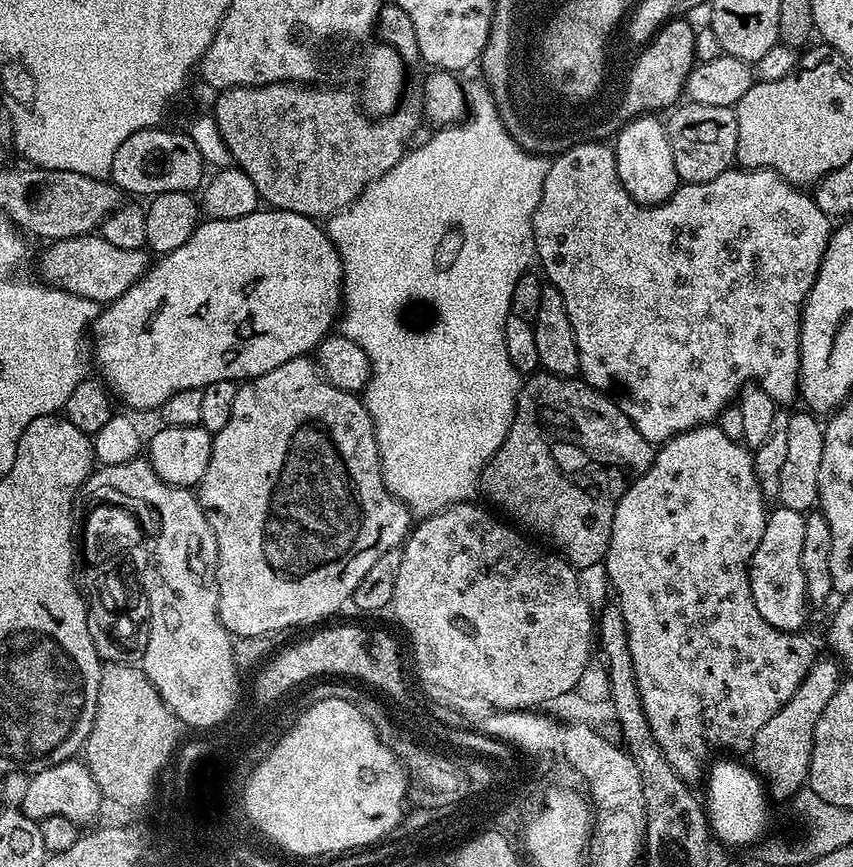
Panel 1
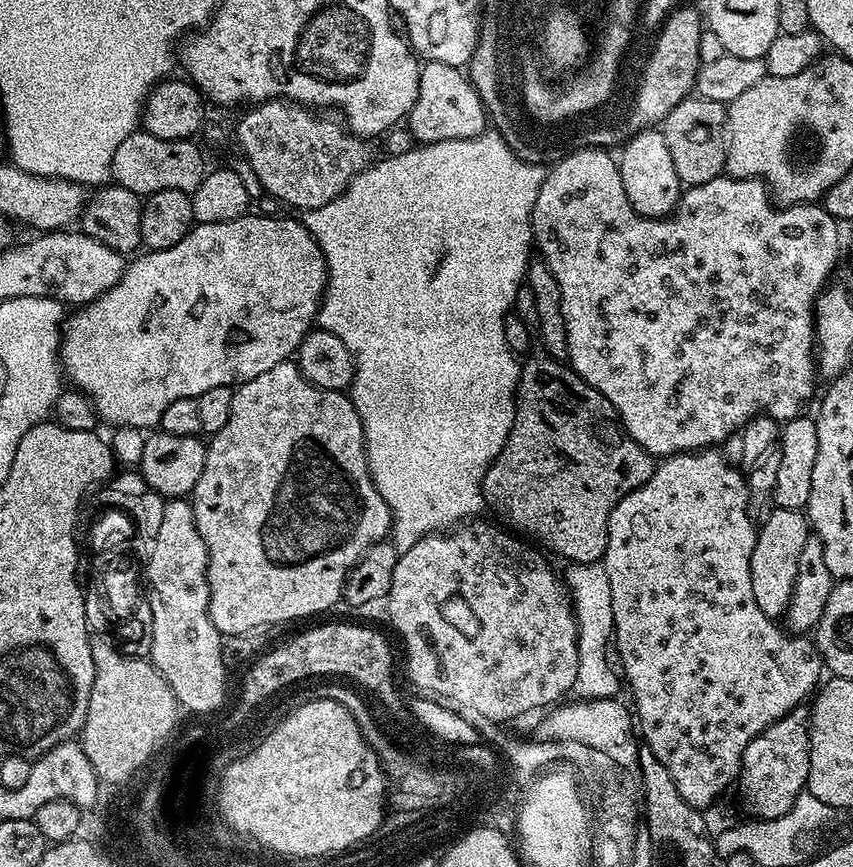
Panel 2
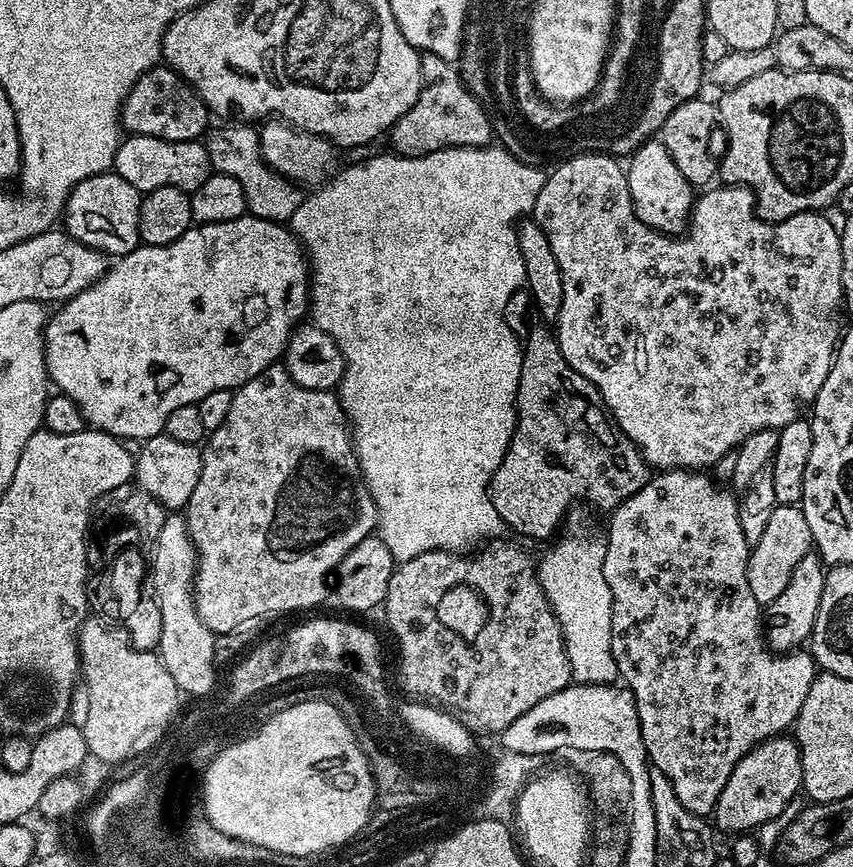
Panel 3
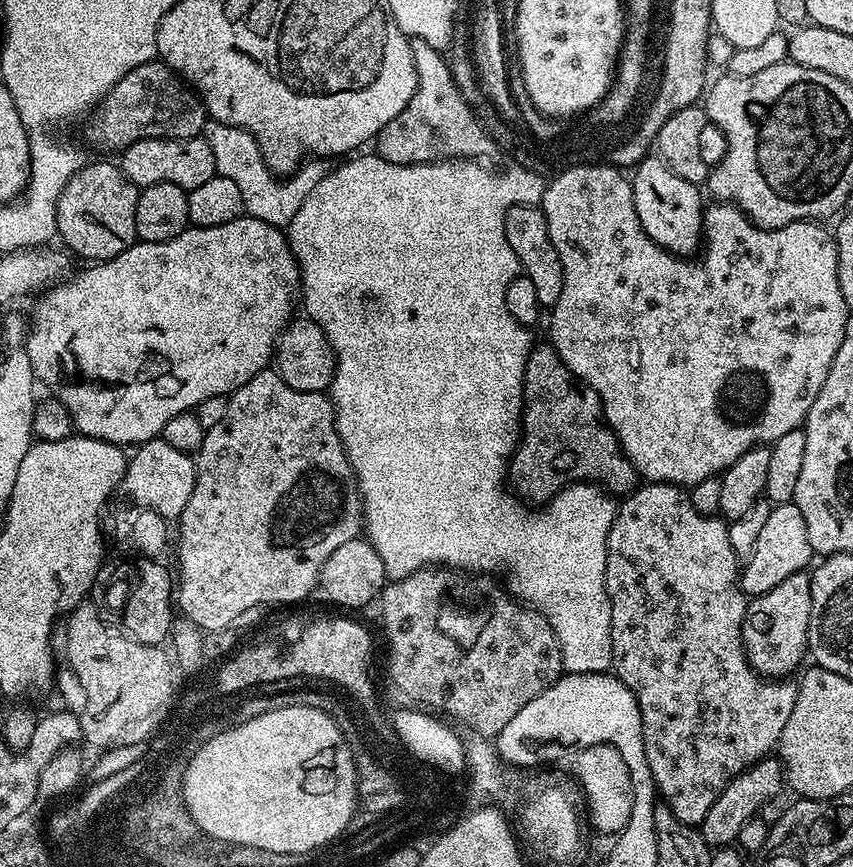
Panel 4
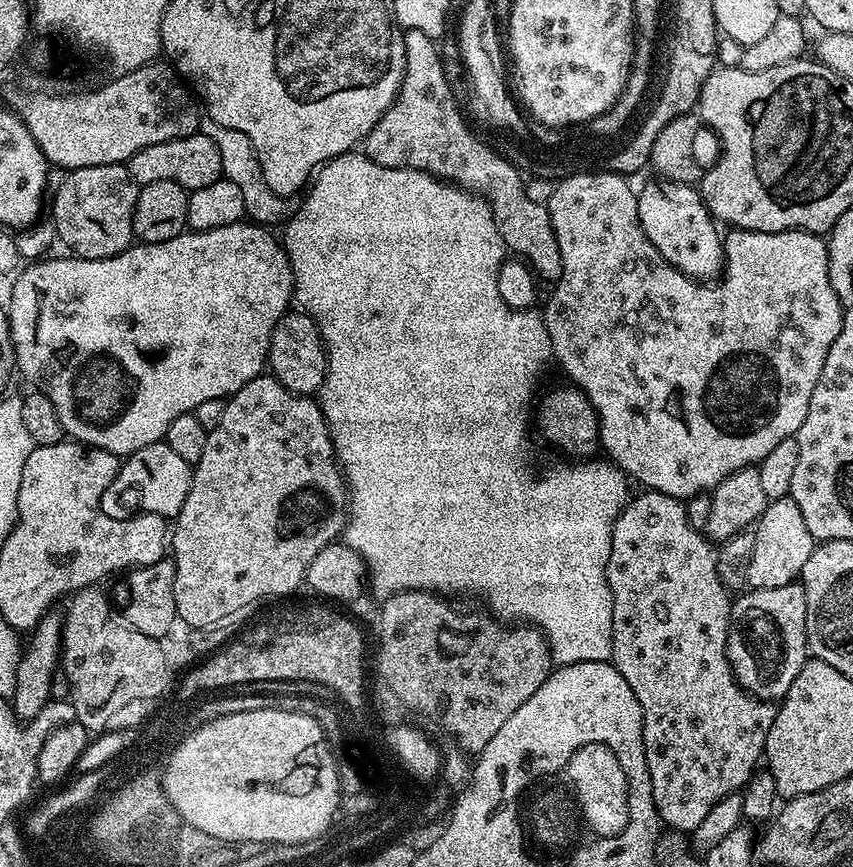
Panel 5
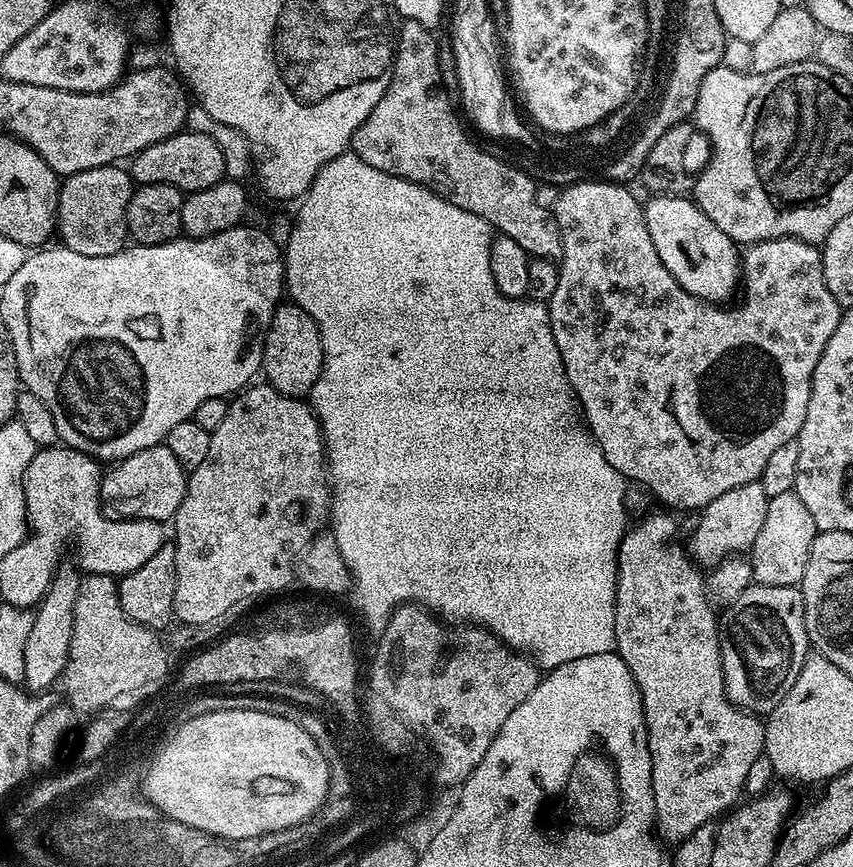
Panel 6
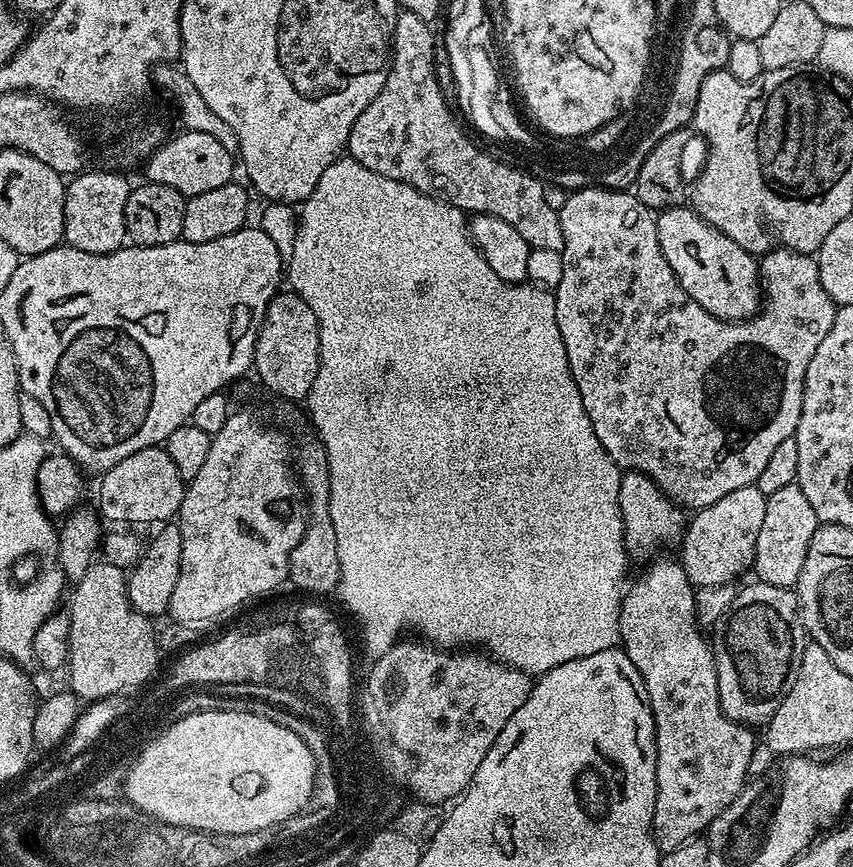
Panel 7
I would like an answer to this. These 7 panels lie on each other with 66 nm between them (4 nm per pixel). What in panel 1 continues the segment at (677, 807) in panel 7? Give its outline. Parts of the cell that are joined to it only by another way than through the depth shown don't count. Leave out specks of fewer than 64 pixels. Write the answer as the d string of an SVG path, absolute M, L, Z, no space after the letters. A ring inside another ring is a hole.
M715 423L701 424L700 427L686 430L659 445L658 451L652 457L650 470L646 470L646 474L642 474L629 486L626 494L622 494L617 509L614 510L609 550L602 561L604 569L608 572L611 591L620 605L622 618L626 622L626 634L630 642L638 694L646 710L646 722L650 722L650 730L654 730L654 742L658 742L662 754L666 754L666 762L674 766L674 774L678 774L678 778L682 778L689 786L695 785L695 780L705 779L706 769L716 756L715 752L725 748L728 751L725 753L728 754L747 753L752 747L758 730L762 730L762 726L766 726L766 722L770 722L770 718L774 718L774 714L778 714L778 710L782 710L782 706L790 702L794 690L798 690L798 686L818 658L815 646L804 637L804 634L783 632L770 626L766 618L758 614L758 606L754 606L748 581L748 566L752 563L754 550L758 550L758 542L762 542L762 530L766 530L769 509L766 507L756 477L752 461L753 453L739 439L731 440L722 429L716 427L720 426Z

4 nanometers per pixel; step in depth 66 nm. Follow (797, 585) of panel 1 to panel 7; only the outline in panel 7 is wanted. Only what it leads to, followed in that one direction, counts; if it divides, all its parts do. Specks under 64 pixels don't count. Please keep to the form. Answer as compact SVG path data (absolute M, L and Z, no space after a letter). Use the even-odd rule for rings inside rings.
M795 483L782 486L782 490L768 496L766 515L762 521L762 530L758 530L756 543L755 579L762 584L795 589L802 574L802 562L806 562L806 550L810 538L814 538L818 521L806 494L802 494L800 485Z

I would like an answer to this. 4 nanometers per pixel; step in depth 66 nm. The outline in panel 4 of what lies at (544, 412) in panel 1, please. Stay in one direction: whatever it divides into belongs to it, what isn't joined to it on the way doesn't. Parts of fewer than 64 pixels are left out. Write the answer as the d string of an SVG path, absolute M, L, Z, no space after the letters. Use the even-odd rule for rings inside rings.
M548 342L537 343L526 362L522 431L516 451L510 457L506 480L511 491L532 506L547 505L556 493L577 482L595 482L613 494L631 493L638 484L637 470L626 458L612 427L604 419L604 408L600 405L598 394L565 366L556 349Z

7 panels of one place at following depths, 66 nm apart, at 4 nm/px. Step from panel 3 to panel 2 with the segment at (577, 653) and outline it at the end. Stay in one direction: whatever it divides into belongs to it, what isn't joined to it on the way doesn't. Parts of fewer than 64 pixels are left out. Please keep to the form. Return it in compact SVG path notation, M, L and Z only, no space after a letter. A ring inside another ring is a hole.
M603 563L575 564L568 569L566 575L566 591L570 597L573 613L576 617L576 633L578 634L578 678L574 682L572 692L582 700L611 700L620 693L622 676L608 661L610 645L614 640L612 623L614 610L610 602L610 578L606 578Z

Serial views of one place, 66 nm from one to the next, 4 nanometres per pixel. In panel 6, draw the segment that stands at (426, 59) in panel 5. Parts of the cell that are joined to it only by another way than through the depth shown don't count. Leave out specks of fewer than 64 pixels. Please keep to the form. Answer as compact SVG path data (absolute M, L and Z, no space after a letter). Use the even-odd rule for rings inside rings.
M404 20L399 25L396 34L396 55L392 61L392 77L386 86L386 94L382 94L382 98L378 98L378 106L374 106L374 110L370 110L370 114L366 118L366 122L362 122L362 126L358 126L358 130L354 134L350 145L350 151L358 158L362 158L362 162L366 162L366 166L374 166L374 170L382 170L382 174L394 174L403 180L409 180L415 184L420 184L423 188L429 188L432 192L437 192L444 200L448 200L454 206L458 206L462 210L466 210L470 214L478 214L487 224L491 224L493 229L499 235L508 238L514 238L514 242L518 242L518 246L522 246L522 250L528 252L529 257L540 260L559 261L562 254L562 238L560 231L556 225L556 217L551 211L543 206L538 206L538 201L535 197L537 181L530 177L522 169L517 168L514 163L508 160L499 160L492 152L487 152L484 148L479 148L474 141L468 137L466 129L460 125L460 120L456 117L456 112L452 109L454 104L453 97L449 96L448 91L444 89L442 82L442 70L438 70L438 36L433 29L422 26L422 22L414 22L413 20Z

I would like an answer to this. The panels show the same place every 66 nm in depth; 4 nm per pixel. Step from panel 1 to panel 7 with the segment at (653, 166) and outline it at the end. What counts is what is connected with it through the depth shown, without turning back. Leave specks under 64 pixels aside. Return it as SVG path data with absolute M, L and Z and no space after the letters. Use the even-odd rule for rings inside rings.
M691 207L665 208L656 216L656 229L658 230L658 246L662 246L662 254L666 262L670 262L670 270L678 278L682 290L702 306L710 314L714 314L719 320L746 320L755 316L762 307L762 268L756 265L757 257L751 252L742 250L734 238L726 238L722 230L710 226Z

